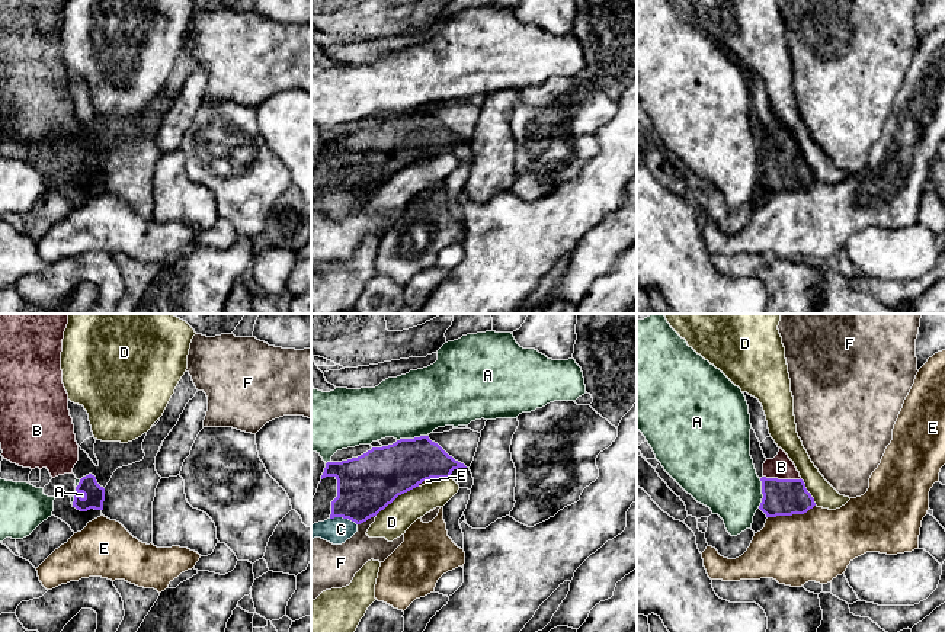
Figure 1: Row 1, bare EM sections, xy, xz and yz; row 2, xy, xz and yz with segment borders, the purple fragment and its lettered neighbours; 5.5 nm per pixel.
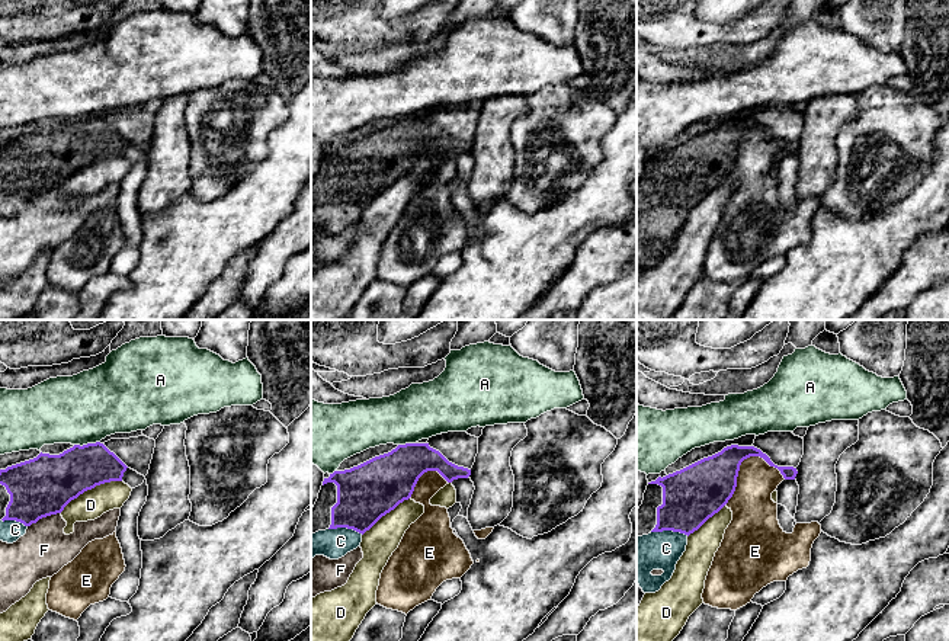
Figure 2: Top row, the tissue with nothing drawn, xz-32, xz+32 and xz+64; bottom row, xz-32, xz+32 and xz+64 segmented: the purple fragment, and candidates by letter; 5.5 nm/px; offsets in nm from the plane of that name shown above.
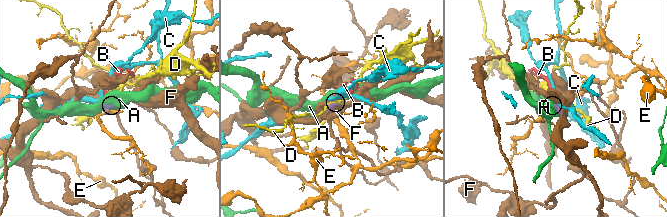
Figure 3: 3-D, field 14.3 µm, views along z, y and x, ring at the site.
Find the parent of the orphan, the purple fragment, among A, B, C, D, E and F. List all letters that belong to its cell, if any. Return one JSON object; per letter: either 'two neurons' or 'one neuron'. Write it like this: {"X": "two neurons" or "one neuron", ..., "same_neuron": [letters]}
{"A": "two neurons", "B": "one neuron", "C": "two neurons", "D": "two neurons", "E": "two neurons", "F": "two neurons", "same_neuron": ["B"]}

